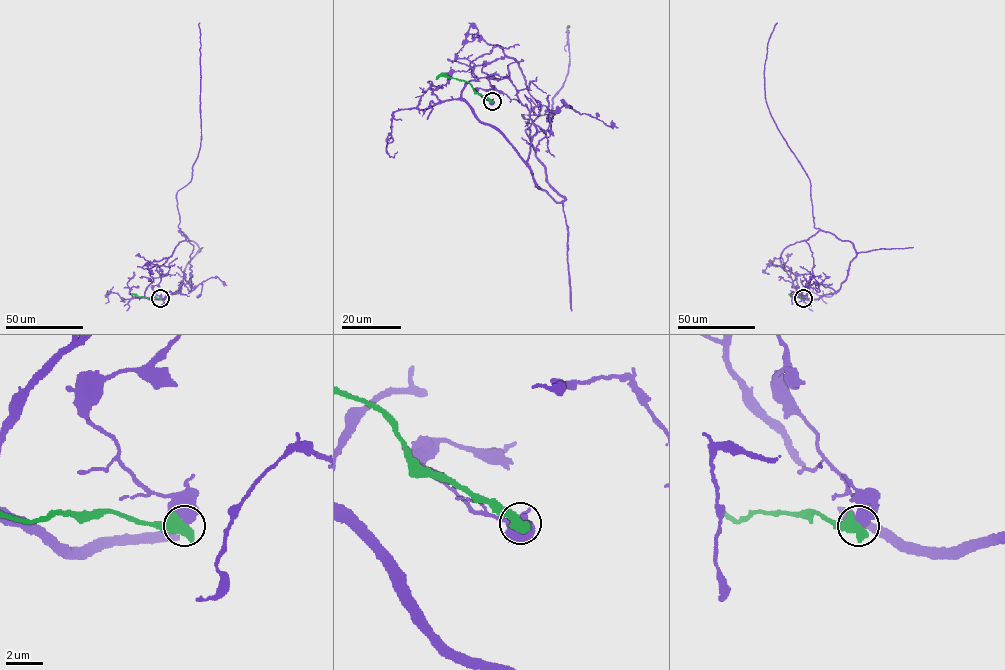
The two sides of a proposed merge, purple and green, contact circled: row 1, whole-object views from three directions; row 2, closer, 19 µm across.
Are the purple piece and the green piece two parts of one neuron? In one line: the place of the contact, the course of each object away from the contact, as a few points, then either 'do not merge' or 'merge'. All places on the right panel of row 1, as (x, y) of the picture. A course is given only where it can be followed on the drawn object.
place (803, 298); course purple (803, 298), (780, 257), (821, 230), (814, 227), (809, 178), (766, 101), (767, 45), (777, 23); course green (803, 298), (791, 295); do not merge

